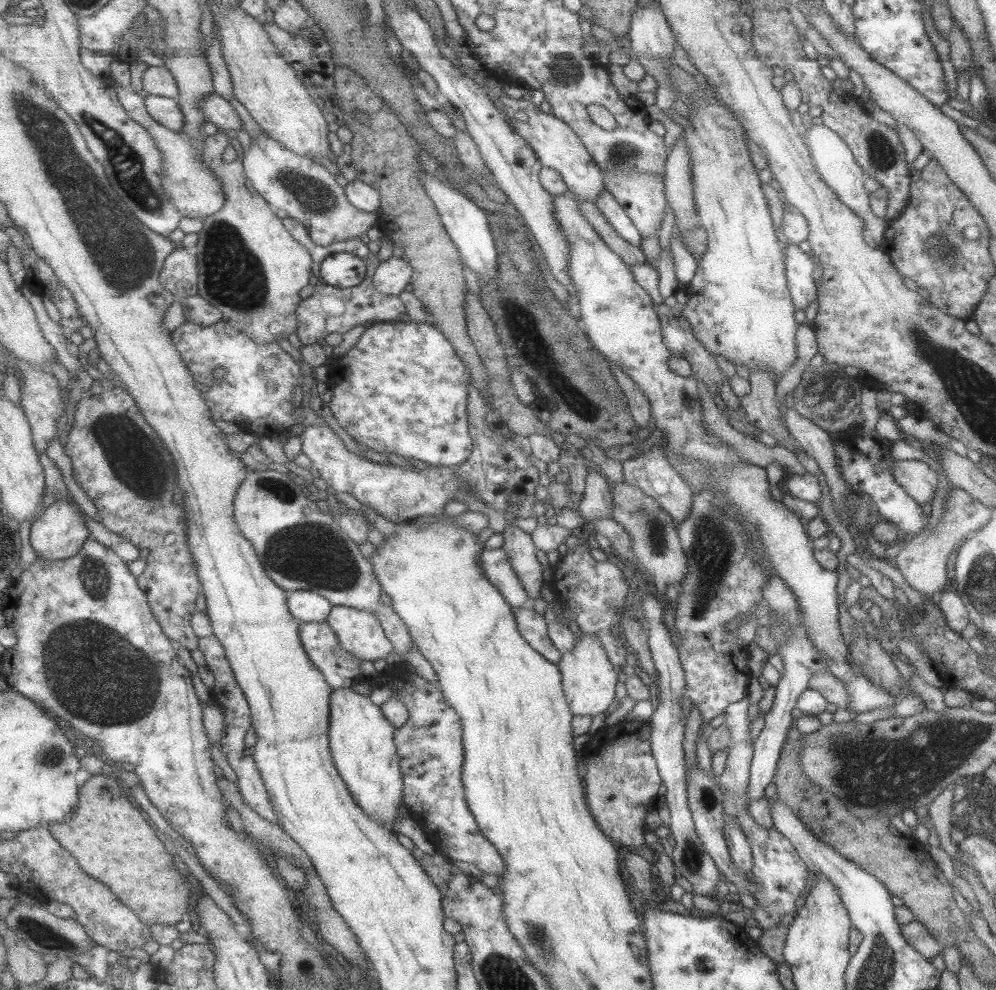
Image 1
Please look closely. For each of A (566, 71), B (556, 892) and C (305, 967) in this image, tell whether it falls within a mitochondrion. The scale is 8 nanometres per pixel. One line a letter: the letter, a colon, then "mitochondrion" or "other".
A: mitochondrion
B: other
C: other

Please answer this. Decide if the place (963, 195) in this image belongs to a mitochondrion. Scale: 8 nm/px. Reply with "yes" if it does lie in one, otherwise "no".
no

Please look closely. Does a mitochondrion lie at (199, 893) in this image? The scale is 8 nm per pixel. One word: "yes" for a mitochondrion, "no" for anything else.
no

